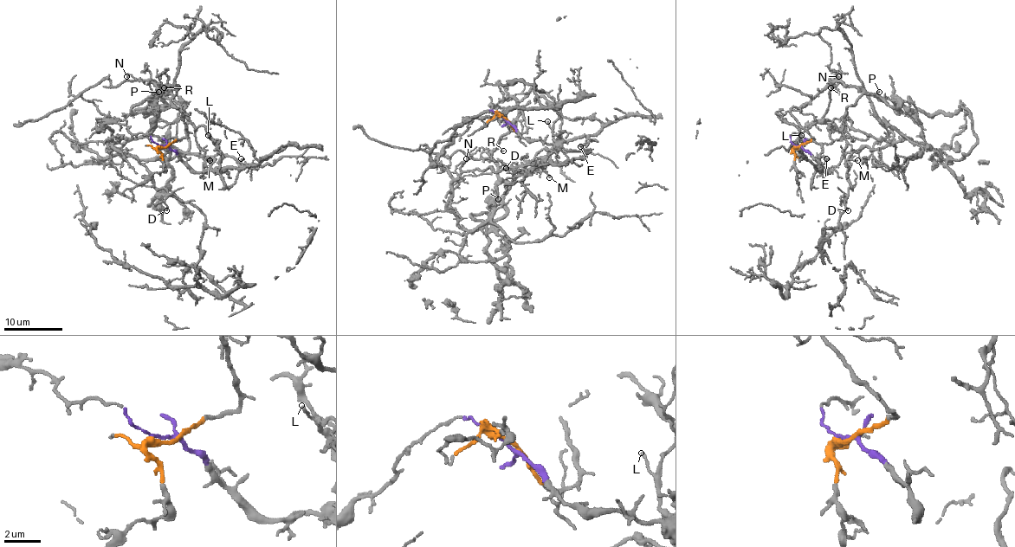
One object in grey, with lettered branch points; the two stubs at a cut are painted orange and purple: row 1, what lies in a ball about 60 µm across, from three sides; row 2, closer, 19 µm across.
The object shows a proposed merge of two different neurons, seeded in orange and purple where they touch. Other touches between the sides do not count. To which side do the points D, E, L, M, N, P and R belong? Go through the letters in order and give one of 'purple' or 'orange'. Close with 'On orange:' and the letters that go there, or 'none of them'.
D: orange
E: purple
L: orange
M: orange
N: orange
P: orange
R: orange
On orange: D, L, M, N, P, R

